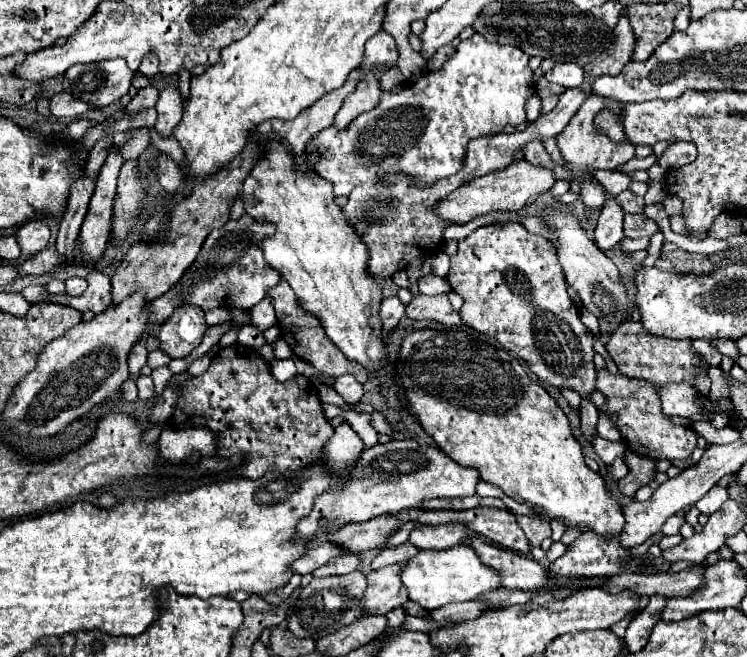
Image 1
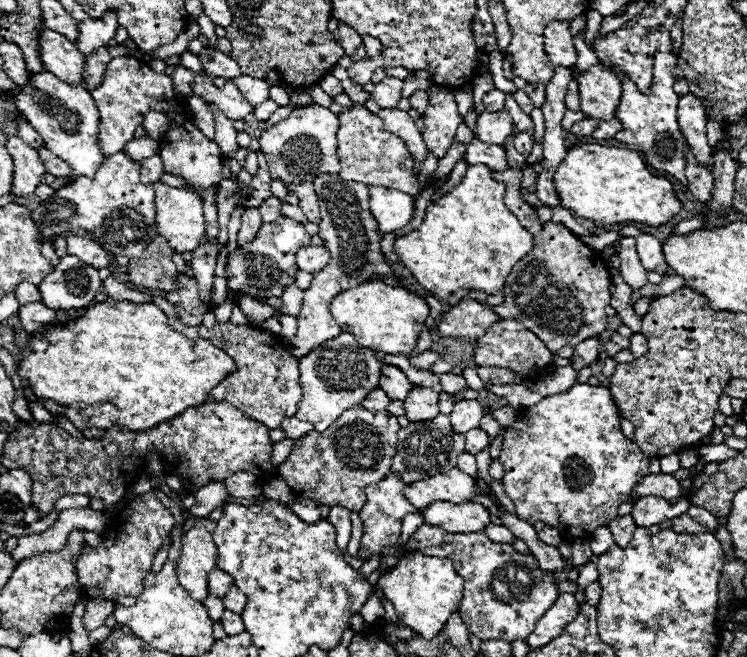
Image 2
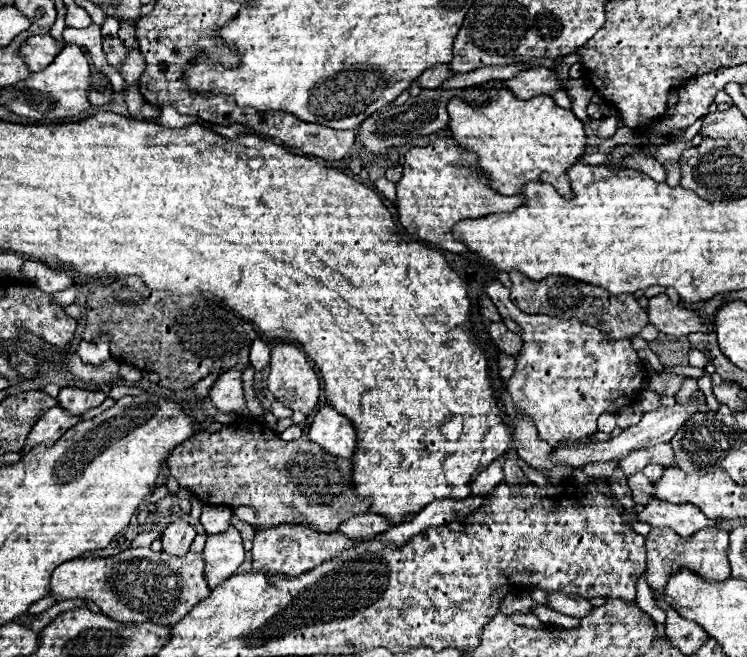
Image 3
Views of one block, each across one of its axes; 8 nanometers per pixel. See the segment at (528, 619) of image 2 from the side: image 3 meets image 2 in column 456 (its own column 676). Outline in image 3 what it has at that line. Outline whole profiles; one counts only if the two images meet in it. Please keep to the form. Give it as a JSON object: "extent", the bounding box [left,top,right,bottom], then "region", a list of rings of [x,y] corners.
{"extent":[646,528,730,592],"region":[[[654,528],[646,536],[646,554],[648,554],[648,568],[646,568],[646,584],[652,592],[664,592],[664,584],[672,572],[690,570],[696,572],[702,580],[726,580],[730,576],[728,564],[728,532],[716,528],[702,528],[690,538],[682,538],[670,528]]]}

